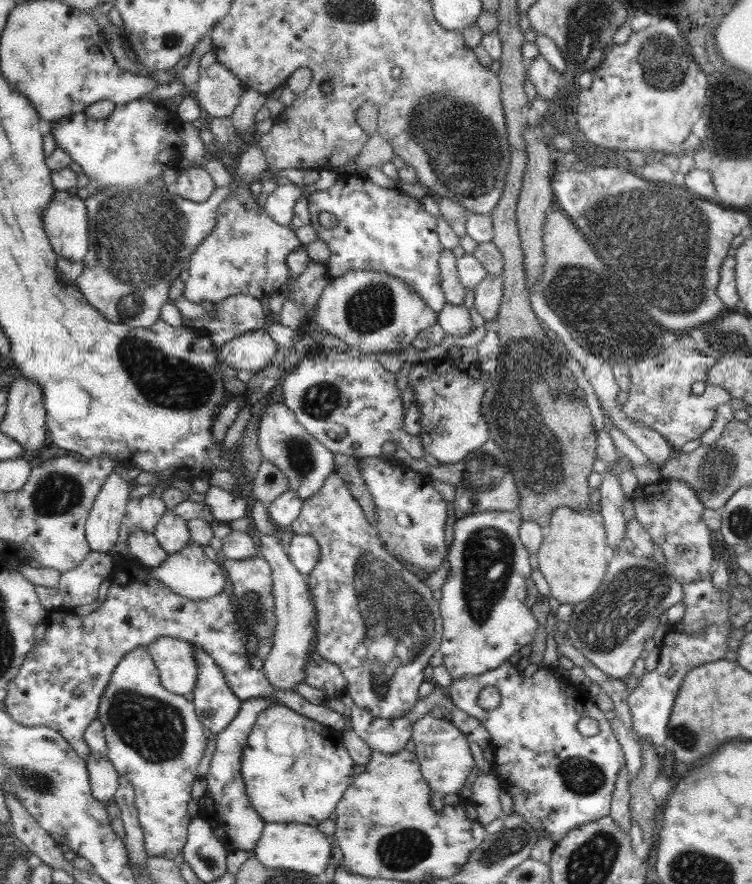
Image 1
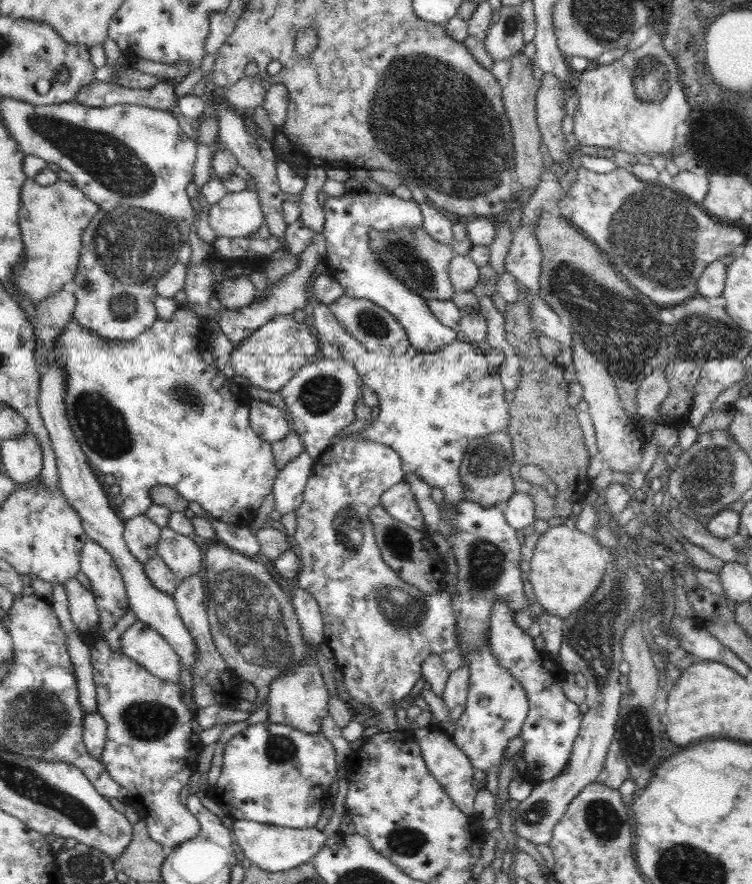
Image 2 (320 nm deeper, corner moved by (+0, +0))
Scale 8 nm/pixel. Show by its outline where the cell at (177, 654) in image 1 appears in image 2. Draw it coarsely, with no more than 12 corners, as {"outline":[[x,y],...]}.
{"outline":[[136,621],[121,636],[121,654],[173,683],[180,660],[148,624]]}

